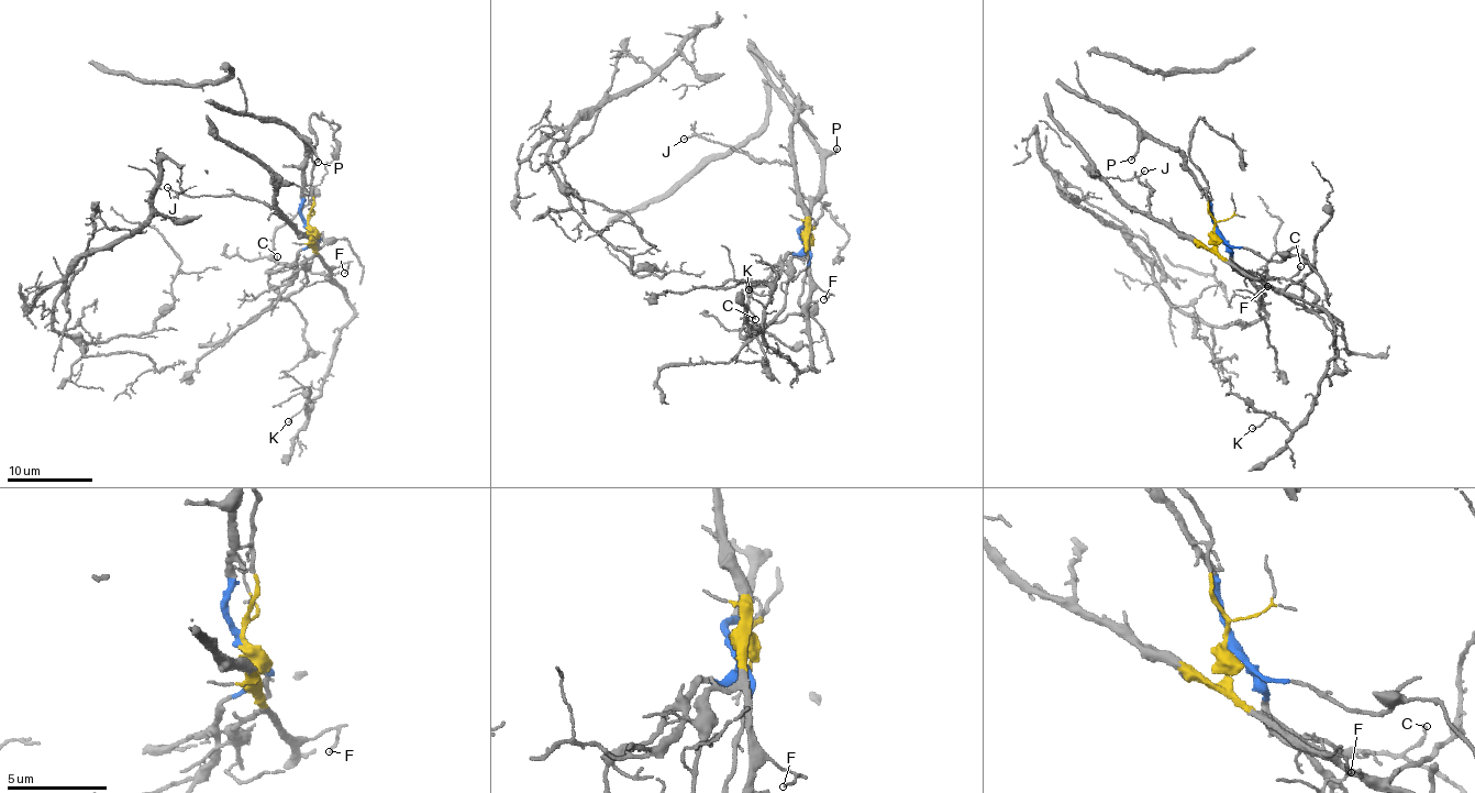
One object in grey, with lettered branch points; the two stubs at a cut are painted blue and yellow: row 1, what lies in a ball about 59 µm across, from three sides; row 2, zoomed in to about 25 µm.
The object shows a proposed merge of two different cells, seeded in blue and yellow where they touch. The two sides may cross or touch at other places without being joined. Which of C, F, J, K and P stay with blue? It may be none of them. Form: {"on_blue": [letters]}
{"on_blue": ["C", "P"]}

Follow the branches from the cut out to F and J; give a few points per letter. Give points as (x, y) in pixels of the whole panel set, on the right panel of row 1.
F: (1215, 231), (1213, 246), (1223, 257), (1252, 278), (1264, 279), (1267, 286)
J: (1215, 231), (1207, 246), (1197, 246), (1159, 223), (1149, 209), (1152, 193), (1138, 178), (1145, 171)

